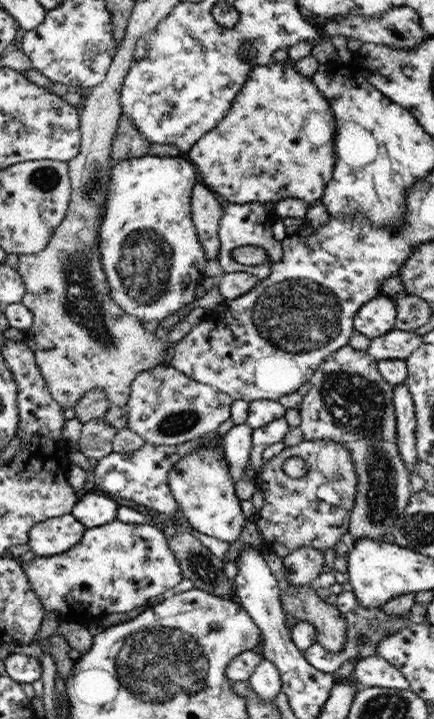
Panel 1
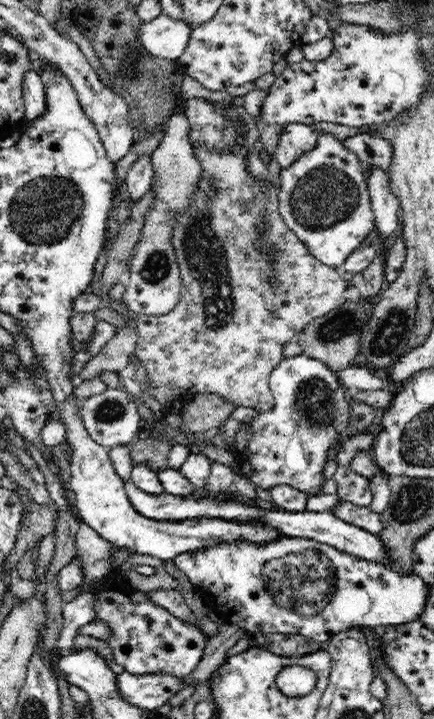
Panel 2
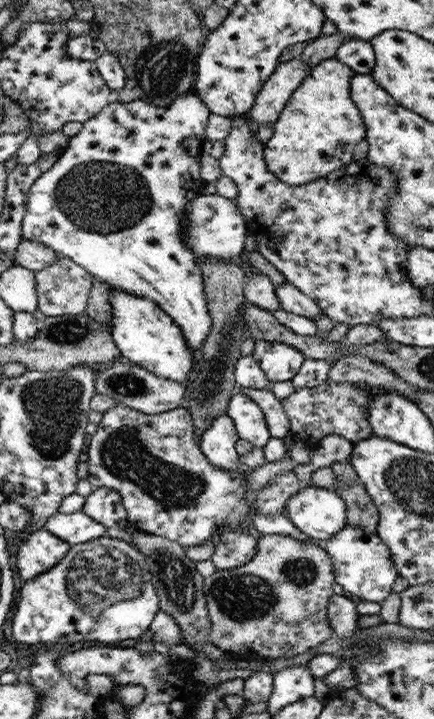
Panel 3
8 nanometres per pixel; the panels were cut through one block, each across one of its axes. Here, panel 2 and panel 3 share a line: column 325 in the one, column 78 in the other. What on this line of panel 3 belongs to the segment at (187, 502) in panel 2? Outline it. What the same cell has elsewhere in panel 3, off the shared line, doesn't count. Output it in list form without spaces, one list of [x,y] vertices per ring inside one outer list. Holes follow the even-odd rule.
[[[84,512],[54,513],[54,516],[46,521],[45,529],[57,535],[58,538],[65,539],[70,546],[81,545],[104,536],[107,530],[102,523],[94,521],[90,515],[84,514]]]

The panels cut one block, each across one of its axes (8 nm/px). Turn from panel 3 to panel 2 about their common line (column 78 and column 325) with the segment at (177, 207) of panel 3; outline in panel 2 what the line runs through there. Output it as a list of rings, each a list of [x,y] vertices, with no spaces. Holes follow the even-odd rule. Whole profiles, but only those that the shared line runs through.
[[[319,132],[314,150],[302,154],[280,173],[278,210],[284,224],[308,247],[312,257],[341,269],[364,239],[375,229],[372,200],[360,158],[346,150],[330,132]]]

